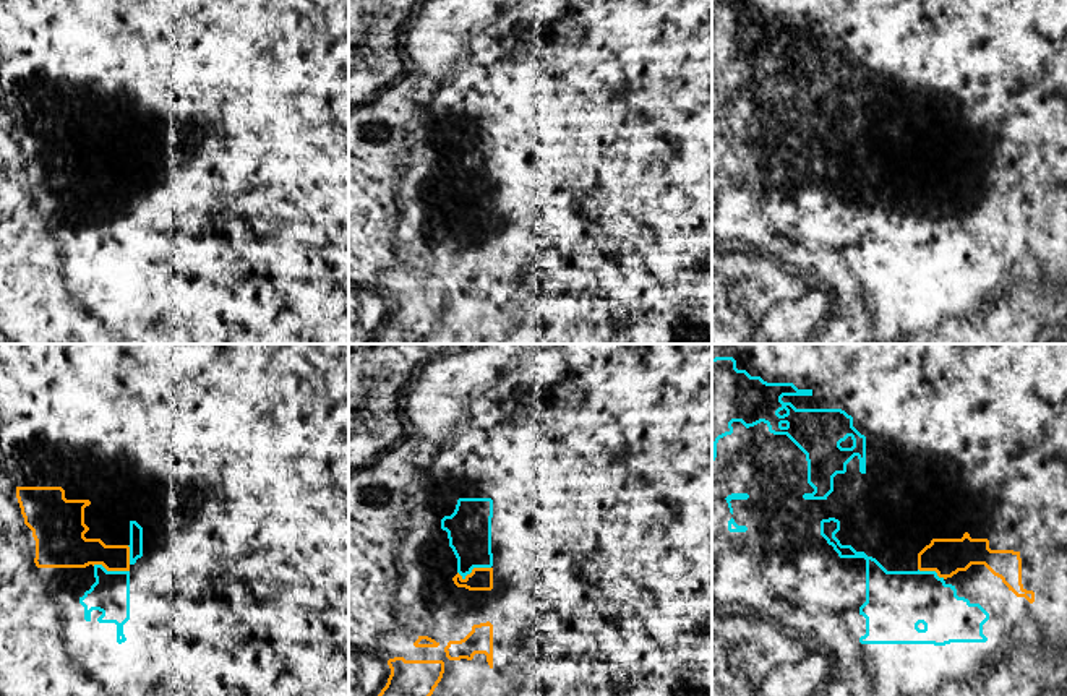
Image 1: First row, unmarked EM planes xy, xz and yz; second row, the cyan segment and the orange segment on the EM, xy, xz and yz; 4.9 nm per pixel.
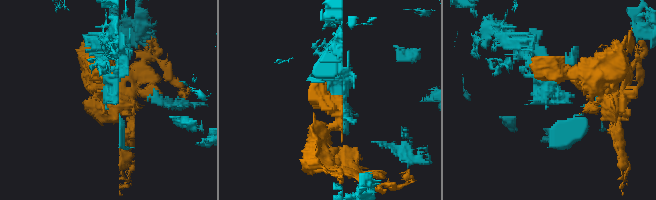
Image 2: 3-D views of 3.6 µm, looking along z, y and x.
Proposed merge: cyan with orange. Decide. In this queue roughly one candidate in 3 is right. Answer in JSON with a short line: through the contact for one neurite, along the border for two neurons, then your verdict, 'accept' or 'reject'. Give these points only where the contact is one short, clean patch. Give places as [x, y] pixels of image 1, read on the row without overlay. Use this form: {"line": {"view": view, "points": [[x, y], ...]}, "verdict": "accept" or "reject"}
{"verdict": "reject"}

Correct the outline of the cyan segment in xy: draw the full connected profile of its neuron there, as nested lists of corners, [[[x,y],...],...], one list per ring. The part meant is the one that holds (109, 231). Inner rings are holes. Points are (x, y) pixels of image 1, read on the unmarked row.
[[[0,0],[0,333],[2,333],[2,334],[3,334],[3,336],[5,336],[5,337],[6,337],[6,339],[8,339],[8,341],[10,341],[10,342],[11,342],[11,344],[349,344],[349,0]],[[18,123],[62,123],[62,125],[63,125],[63,127],[65,127],[65,135],[66,135],[66,136],[89,136],[89,138],[91,138],[91,141],[89,141],[89,143],[86,143],[86,144],[84,144],[84,161],[86,161],[86,162],[88,162],[88,164],[89,164],[89,167],[88,167],[88,169],[86,169],[86,170],[84,170],[84,174],[86,174],[86,175],[101,175],[101,177],[102,177],[102,178],[104,178],[104,180],[105,180],[105,182],[128,182],[128,183],[130,183],[130,206],[128,206],[128,208],[107,208],[107,206],[105,206],[105,204],[104,204],[104,203],[102,203],[102,201],[94,201],[94,203],[92,203],[92,201],[89,201],[89,203],[86,203],[86,204],[37,204],[37,203],[36,203],[36,200],[34,200],[34,195],[36,195],[36,177],[34,177],[34,174],[32,174],[32,167],[31,167],[31,165],[29,165],[29,164],[28,164],[28,162],[26,162],[26,161],[24,161],[24,154],[23,154],[23,151],[21,151],[21,144],[19,144],[19,140],[18,140],[18,135],[16,135],[16,125],[18,125]]]

